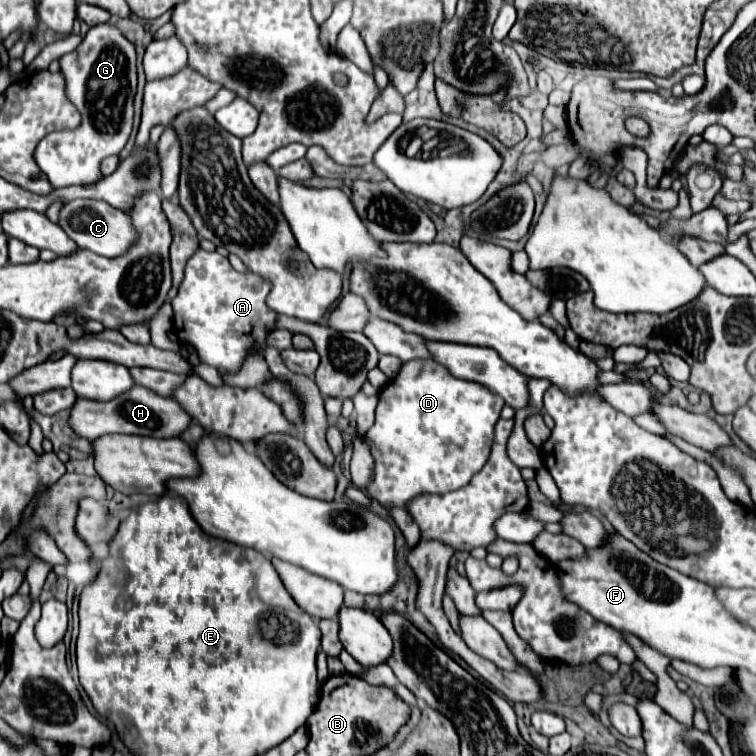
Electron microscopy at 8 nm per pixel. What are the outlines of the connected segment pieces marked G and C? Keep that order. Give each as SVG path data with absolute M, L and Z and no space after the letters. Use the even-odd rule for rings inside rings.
M99 24L87 32L73 52L61 58L61 72L67 82L67 96L83 120L75 130L45 136L35 150L35 160L57 188L93 184L103 178L99 170L101 160L119 154L131 134L133 96L137 88L135 48L115 26Z
M71 200L65 202L59 210L59 226L67 232L67 236L79 246L87 248L95 254L107 256L107 258L117 258L125 254L129 244L137 238L135 228L131 226L131 220L125 212L109 206L107 202L101 200Z

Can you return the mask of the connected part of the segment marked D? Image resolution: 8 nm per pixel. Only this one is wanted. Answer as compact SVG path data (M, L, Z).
M435 360L403 362L397 378L381 390L375 424L367 432L375 458L375 478L367 486L369 496L385 508L405 508L417 494L445 494L465 486L489 458L493 426L503 406L505 402L491 390L451 376Z

